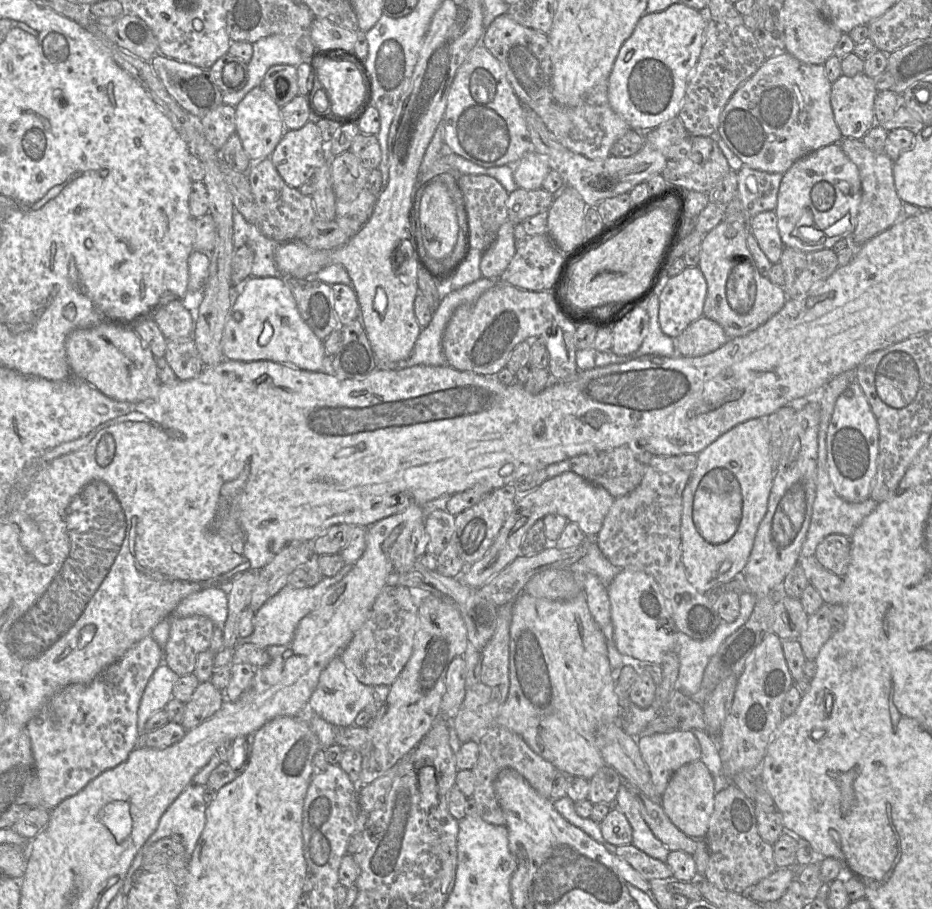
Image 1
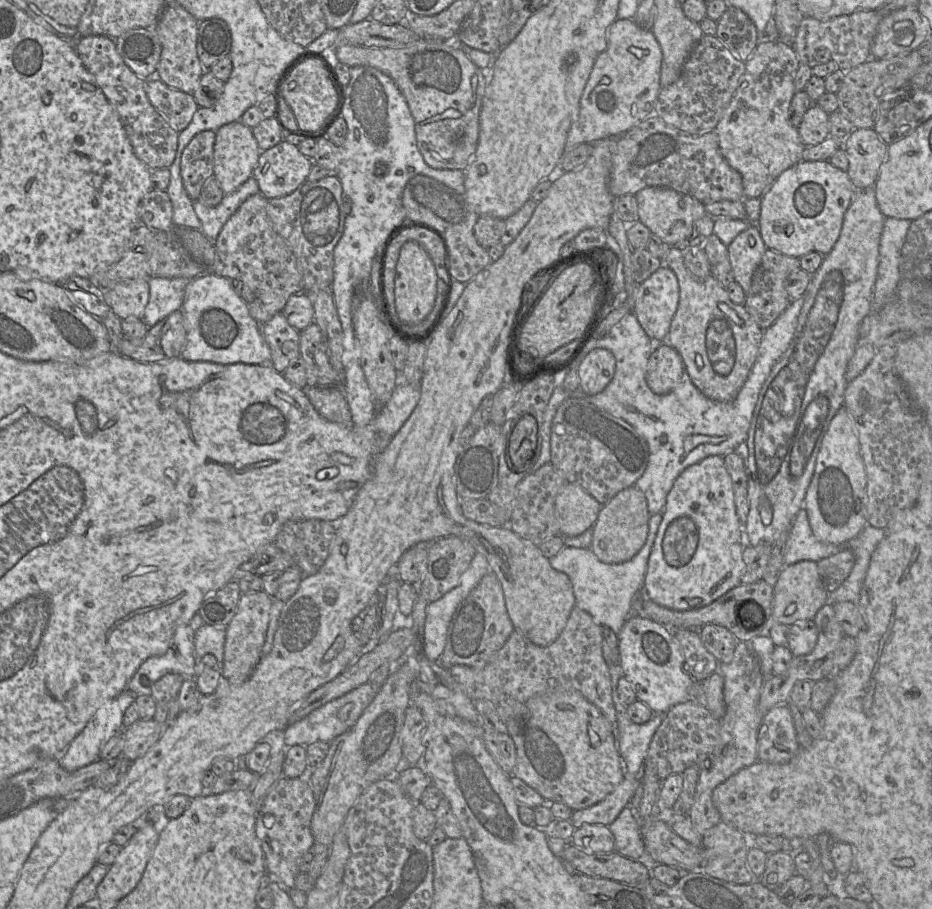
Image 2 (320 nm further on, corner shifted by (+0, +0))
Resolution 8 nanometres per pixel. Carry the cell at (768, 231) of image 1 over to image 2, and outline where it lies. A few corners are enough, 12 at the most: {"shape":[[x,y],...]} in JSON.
{"shape":[[757,224],[728,246],[734,281],[746,294],[767,247]]}

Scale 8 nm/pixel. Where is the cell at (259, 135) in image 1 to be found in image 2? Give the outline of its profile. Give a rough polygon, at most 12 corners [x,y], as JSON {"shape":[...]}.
{"shape":[[253,128],[216,131],[214,176],[225,194],[245,183],[261,150]]}

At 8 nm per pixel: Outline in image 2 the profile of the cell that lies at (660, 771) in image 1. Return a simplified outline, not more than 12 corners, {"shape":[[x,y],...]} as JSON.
{"shape":[[626,774],[613,792],[593,806],[573,811],[575,829],[609,826],[629,806],[639,785]]}

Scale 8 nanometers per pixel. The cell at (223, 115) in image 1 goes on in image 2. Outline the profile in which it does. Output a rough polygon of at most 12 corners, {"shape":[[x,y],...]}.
{"shape":[[215,131],[182,152],[182,182],[193,202],[214,176]]}

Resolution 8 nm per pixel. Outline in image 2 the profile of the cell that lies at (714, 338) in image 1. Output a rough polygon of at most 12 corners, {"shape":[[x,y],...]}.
{"shape":[[656,344],[648,359],[646,382],[664,395],[685,371],[678,351]]}

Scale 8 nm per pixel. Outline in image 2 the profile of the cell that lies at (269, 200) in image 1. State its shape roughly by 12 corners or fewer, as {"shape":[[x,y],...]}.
{"shape":[[254,194],[226,221],[208,271],[260,325],[305,293]]}

